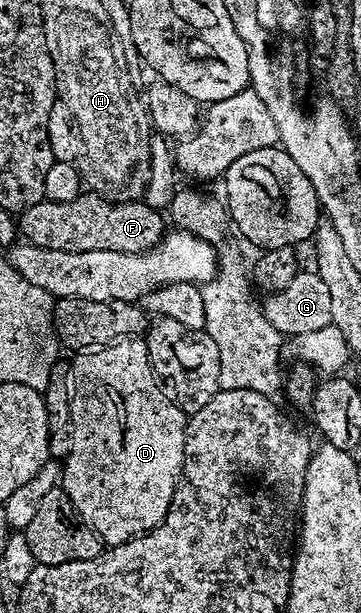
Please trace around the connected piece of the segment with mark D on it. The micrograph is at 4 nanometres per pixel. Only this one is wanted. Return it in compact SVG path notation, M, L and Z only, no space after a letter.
M128 339L117 341L113 345L107 345L103 349L84 351L74 358L71 366L71 453L65 459L62 466L61 487L67 493L70 508L79 512L78 520L87 525L108 546L123 545L151 529L154 525L160 525L167 513L169 503L173 499L175 490L181 480L183 471L183 448L187 442L188 414L178 409L171 402L170 397L163 392L162 385L156 377L151 360L147 354L147 342L143 339Z

